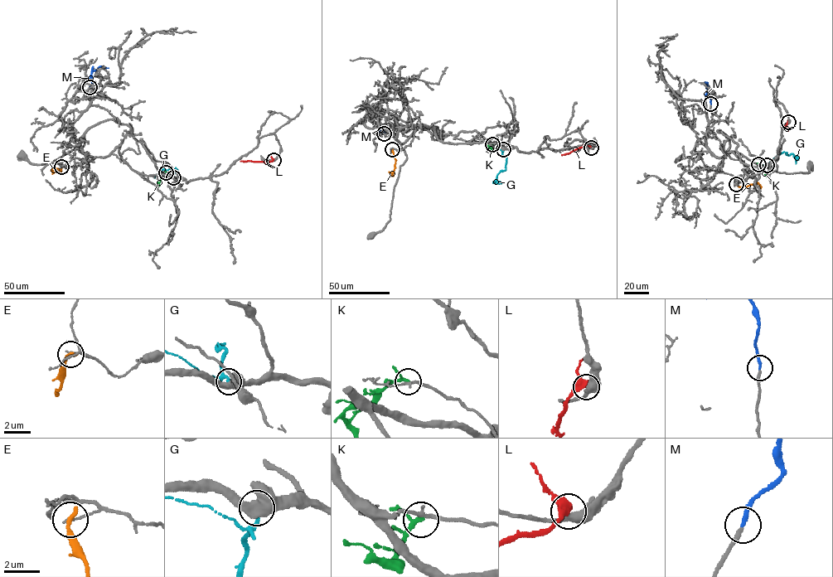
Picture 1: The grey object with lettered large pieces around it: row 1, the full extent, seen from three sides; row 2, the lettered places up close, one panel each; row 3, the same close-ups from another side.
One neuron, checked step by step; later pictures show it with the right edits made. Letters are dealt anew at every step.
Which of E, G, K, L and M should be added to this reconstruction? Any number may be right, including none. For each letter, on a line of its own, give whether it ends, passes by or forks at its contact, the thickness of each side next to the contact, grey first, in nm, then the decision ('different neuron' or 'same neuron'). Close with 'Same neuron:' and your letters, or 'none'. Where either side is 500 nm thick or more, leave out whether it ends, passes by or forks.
E: it ends there; 110 nm thick on the grey side, 300 nm on the other; different neuron
G: 600 nm thick on the grey side, 180 nm on the other; different neuron
K: it passes by; 200 nm thick on the grey side, 190 nm on the other; different neuron
L: it forks there; 360 nm thick on the grey side, 360 nm on the other; different neuron
M: it ends there; 200 nm thick on the grey side, 200 nm on the other; different neuron
Same neuron: none

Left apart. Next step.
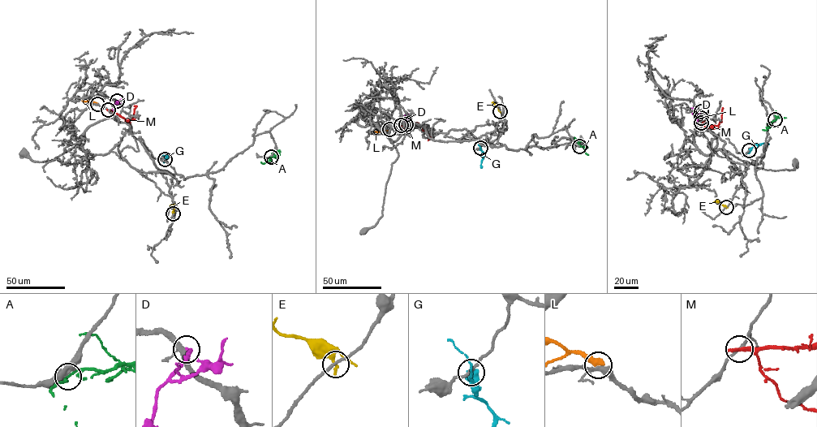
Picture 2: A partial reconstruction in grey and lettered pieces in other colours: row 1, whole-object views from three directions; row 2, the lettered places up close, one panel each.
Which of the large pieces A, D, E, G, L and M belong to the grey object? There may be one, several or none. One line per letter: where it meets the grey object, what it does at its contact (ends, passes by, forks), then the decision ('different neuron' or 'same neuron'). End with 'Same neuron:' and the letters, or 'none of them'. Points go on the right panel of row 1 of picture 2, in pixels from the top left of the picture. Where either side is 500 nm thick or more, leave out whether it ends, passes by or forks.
A: (775, 119) | it passes by | different neuron
D: (701, 111) | it ends | same neuron
E: (726, 207) | it ends | different neuron
G: (749, 150) | it passes by | different neuron
L: (701, 118) | different neuron
M: (701, 122) | it ends | different neuron
Same neuron: D

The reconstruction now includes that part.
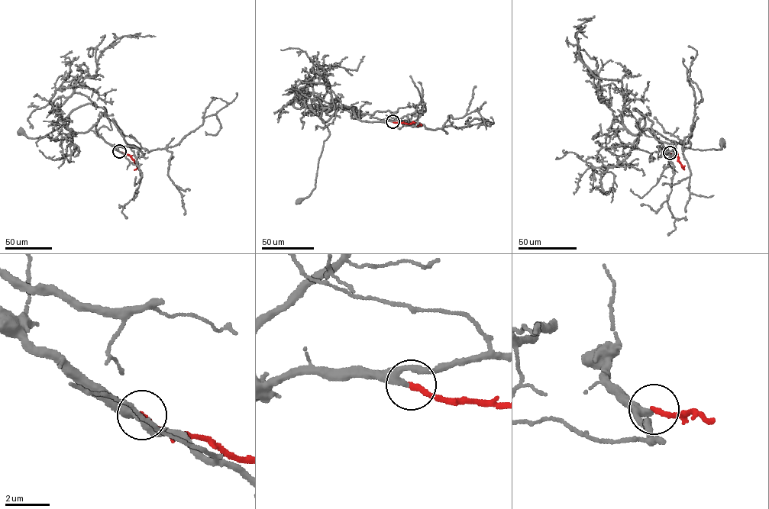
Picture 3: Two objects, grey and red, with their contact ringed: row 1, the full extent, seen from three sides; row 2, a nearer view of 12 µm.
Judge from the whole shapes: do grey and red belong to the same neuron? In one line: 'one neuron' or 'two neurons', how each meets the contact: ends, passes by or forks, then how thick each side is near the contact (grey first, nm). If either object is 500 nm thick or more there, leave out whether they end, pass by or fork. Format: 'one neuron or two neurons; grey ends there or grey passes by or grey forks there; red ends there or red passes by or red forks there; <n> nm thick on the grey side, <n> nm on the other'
one neuron; grey passes by; red ends there; 260 nm thick on the grey side, 240 nm on the other

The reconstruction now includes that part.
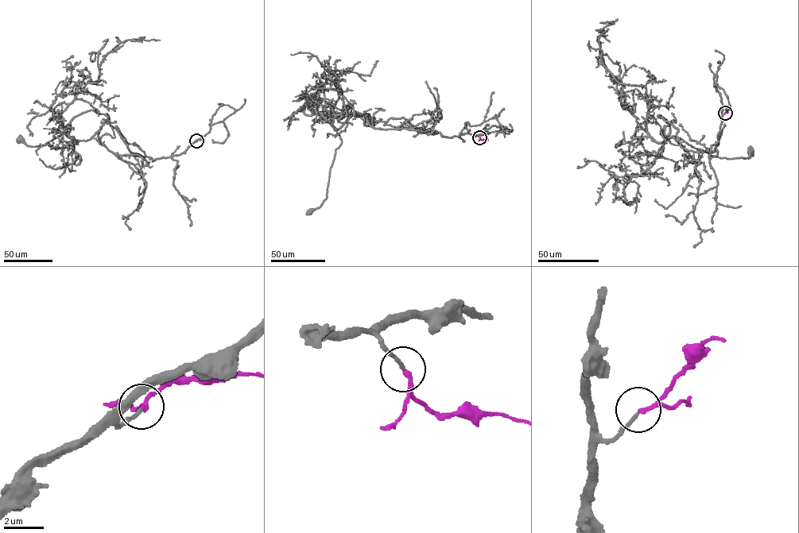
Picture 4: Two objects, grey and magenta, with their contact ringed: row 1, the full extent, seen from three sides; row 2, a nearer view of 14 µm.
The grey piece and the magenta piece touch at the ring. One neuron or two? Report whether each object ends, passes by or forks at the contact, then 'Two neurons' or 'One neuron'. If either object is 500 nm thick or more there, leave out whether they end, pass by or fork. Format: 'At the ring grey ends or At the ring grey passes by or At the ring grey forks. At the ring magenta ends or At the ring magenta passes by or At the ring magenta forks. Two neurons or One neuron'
At the ring grey ends. At the ring magenta ends. One neuron

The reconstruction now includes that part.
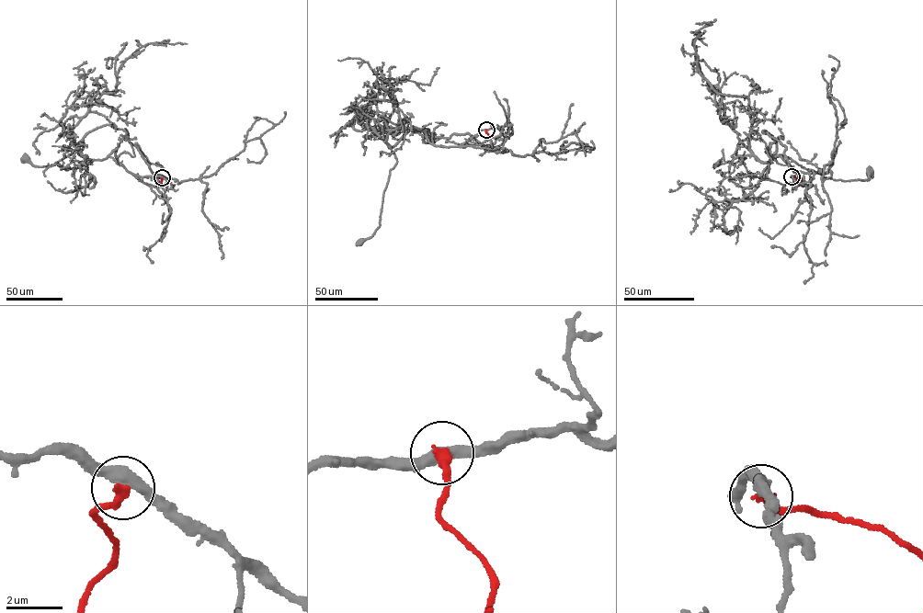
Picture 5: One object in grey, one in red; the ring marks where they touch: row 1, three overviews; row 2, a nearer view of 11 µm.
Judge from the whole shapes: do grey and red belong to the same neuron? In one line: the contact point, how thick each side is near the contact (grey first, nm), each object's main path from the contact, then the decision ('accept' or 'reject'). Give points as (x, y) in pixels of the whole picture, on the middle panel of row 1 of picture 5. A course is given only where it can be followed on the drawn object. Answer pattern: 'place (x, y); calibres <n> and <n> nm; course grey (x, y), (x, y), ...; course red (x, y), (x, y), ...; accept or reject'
place (486, 130); calibres 420 and 320 nm; course grey (486, 129), (446, 147), (417, 128), (389, 132), (385, 141), (396, 162), (380, 227), (359, 242); course red (486, 129), (486, 141); reject

